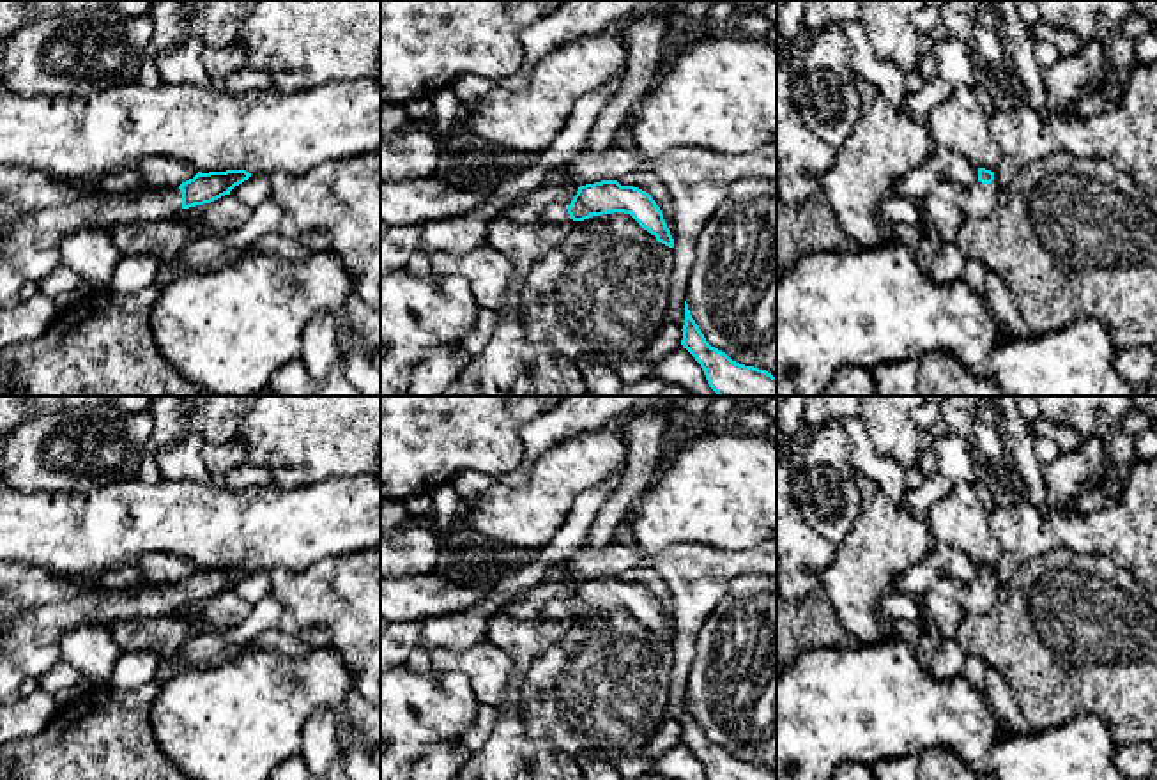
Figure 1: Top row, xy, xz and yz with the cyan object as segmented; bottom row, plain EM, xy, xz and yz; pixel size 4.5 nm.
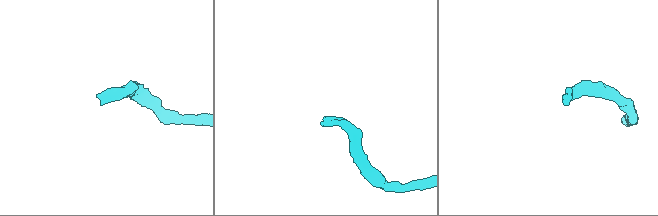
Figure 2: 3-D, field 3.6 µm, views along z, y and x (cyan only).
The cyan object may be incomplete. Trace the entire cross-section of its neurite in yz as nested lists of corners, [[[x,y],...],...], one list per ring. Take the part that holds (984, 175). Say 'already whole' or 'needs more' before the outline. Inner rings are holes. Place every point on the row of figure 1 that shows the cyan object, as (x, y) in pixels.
needs more | [[[978,168],[978,182],[964,187],[957,198],[957,205],[966,219],[984,219],[992,214],[996,207],[1000,186],[994,172]]]

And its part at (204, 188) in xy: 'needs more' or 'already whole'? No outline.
needs more

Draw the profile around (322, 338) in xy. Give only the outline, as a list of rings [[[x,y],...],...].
[[[317,313],[310,318],[301,333],[299,359],[311,379],[327,379],[343,356],[345,338],[340,313]]]

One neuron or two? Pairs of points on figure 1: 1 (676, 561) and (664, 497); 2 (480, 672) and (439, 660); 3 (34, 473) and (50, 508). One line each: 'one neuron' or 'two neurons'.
1: two neurons
2: one neuron
3: two neurons

